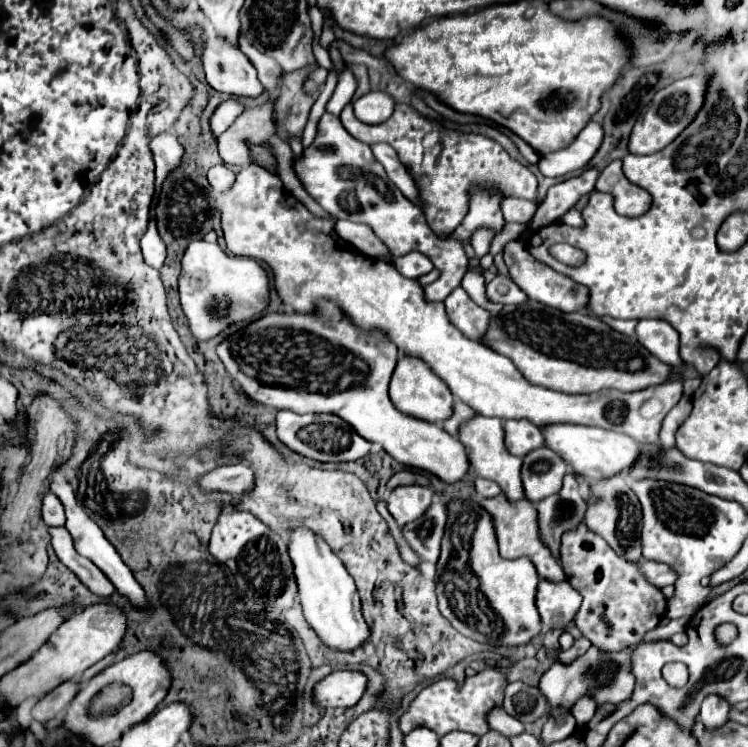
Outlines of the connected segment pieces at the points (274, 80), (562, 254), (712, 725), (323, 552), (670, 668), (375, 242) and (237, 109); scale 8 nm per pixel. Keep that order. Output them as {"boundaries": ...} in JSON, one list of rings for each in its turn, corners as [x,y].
{"boundaries":[[[[240,31],[238,37],[240,37],[240,49],[248,55],[248,59],[252,61],[252,65],[256,67],[260,83],[272,93],[270,99],[276,99],[276,97],[278,97],[278,75],[280,75],[278,63],[276,63],[272,57],[266,57],[264,53],[260,53],[260,51],[244,37],[242,31]]],[[[550,247],[550,255],[566,265],[582,265],[586,259],[586,255],[576,247]]],[[[706,697],[706,701],[702,703],[700,717],[702,717],[706,731],[714,731],[714,729],[726,725],[726,721],[728,721],[726,701],[722,701],[722,697]]],[[[296,527],[290,531],[288,553],[294,565],[294,577],[298,583],[300,603],[304,607],[304,617],[318,633],[318,637],[334,649],[352,651],[354,647],[362,645],[370,633],[360,611],[360,597],[354,579],[346,571],[344,563],[328,547],[328,543],[308,527]]],[[[670,663],[664,667],[664,677],[670,685],[682,687],[688,681],[688,669],[682,663]]],[[[338,220],[335,225],[336,232],[344,241],[354,245],[360,253],[382,259],[386,257],[388,265],[394,265],[394,255],[388,247],[382,245],[382,241],[374,235],[374,231],[368,225],[353,223],[348,220]]],[[[236,99],[222,101],[210,117],[210,129],[212,129],[214,137],[220,137],[244,111],[246,111],[246,107],[240,105]]]]}

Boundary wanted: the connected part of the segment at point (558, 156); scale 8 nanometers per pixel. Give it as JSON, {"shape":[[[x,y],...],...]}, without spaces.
{"shape":[[[590,121],[590,125],[582,129],[582,133],[576,137],[572,145],[568,145],[566,149],[548,153],[540,159],[538,163],[540,173],[544,177],[564,177],[568,173],[584,169],[590,163],[590,159],[598,153],[602,145],[602,137],[604,137],[602,127]]]}

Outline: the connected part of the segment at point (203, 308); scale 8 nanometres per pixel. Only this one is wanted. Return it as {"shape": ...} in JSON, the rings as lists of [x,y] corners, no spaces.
{"shape":[[[190,241],[182,255],[178,291],[194,337],[212,339],[216,335],[226,335],[232,327],[242,327],[246,321],[264,313],[268,303],[268,277],[254,259],[228,255],[218,243]]]}

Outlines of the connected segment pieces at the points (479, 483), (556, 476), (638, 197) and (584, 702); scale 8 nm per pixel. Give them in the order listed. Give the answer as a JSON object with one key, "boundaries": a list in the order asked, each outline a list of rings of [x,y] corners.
{"boundaries":[[[[482,477],[476,479],[476,491],[484,498],[492,498],[494,495],[500,495],[498,483],[494,483],[490,479],[482,479]]],[[[540,447],[530,451],[524,457],[522,465],[524,495],[536,503],[558,493],[566,471],[566,461],[562,461],[562,457],[558,457],[556,453],[550,453],[550,449]]],[[[612,161],[600,175],[596,183],[598,191],[614,195],[614,209],[618,215],[640,217],[652,205],[652,195],[642,187],[632,185],[622,173],[622,161]]],[[[592,693],[582,695],[582,697],[572,705],[570,711],[572,711],[578,727],[584,727],[586,721],[590,721],[590,719],[594,717],[594,713],[596,713],[596,699],[594,699],[594,695],[592,695]]]]}

